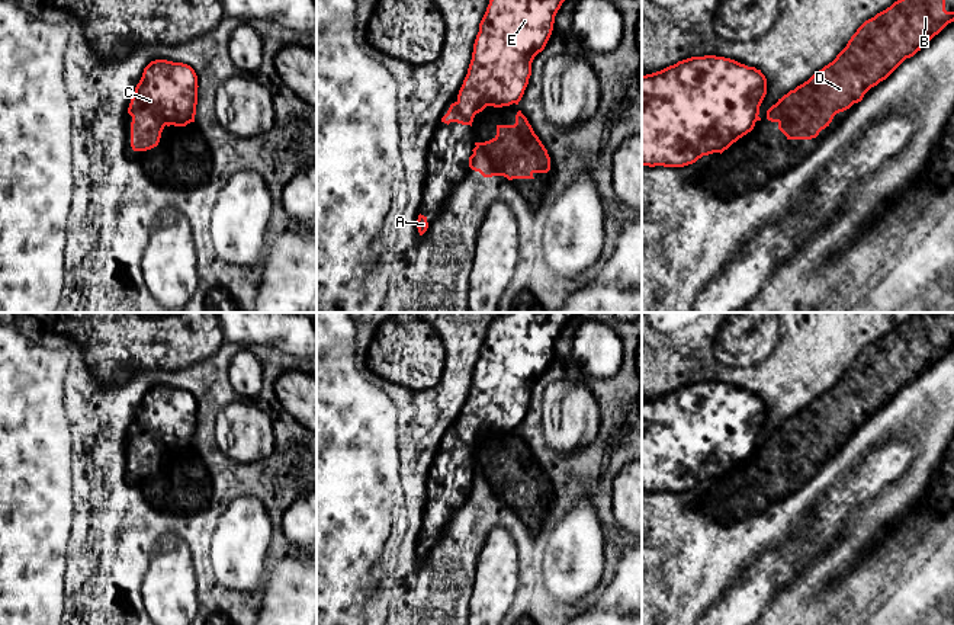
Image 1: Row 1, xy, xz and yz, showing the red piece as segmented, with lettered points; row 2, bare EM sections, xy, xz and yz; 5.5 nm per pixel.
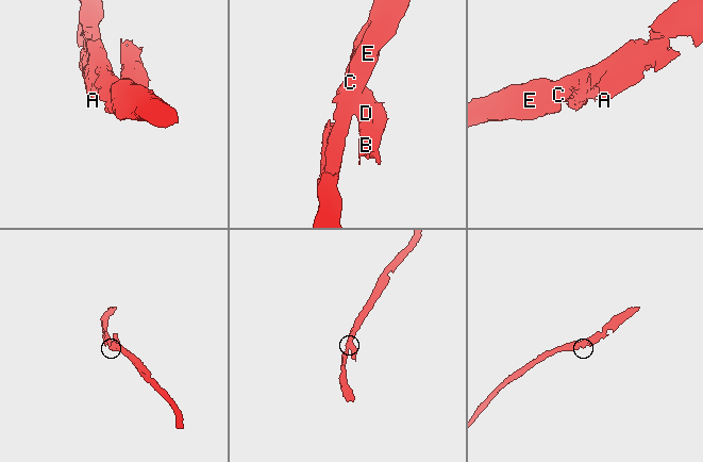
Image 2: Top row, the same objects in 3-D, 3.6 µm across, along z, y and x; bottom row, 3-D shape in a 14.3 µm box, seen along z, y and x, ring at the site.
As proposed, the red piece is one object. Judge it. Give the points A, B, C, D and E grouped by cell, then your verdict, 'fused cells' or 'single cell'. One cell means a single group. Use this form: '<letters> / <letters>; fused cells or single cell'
A C E / B D; fused cells

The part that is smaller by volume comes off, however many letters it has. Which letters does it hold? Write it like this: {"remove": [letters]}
{"remove": ["B", "D"]}

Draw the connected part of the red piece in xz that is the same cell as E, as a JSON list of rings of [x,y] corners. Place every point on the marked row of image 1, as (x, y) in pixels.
[[[489,0],[479,23],[468,74],[457,100],[441,122],[470,125],[486,106],[502,108],[518,103],[531,76],[531,62],[552,35],[555,16],[565,0]]]

